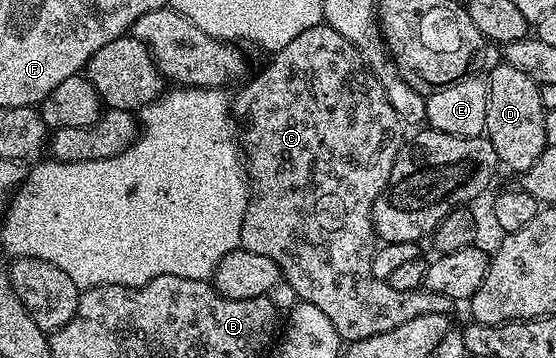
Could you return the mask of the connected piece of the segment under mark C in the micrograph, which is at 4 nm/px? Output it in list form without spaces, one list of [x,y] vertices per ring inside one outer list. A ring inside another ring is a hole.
[[[320,23],[304,30],[304,34],[296,34],[288,46],[284,46],[279,52],[273,53],[270,65],[263,72],[258,72],[242,89],[238,96],[232,100],[232,116],[240,129],[240,147],[244,153],[244,167],[246,179],[250,186],[250,201],[244,214],[244,226],[242,227],[241,247],[252,250],[256,254],[264,254],[264,258],[272,258],[276,266],[282,271],[282,280],[292,286],[295,297],[299,301],[306,301],[322,310],[332,321],[337,323],[338,332],[343,341],[359,340],[360,338],[372,338],[372,334],[384,334],[384,330],[392,327],[392,322],[416,318],[420,314],[429,312],[449,313],[452,302],[446,296],[435,292],[419,290],[417,292],[401,292],[392,290],[389,282],[378,280],[372,274],[372,258],[376,247],[376,233],[374,223],[370,220],[370,211],[374,205],[374,199],[381,194],[388,182],[388,174],[392,174],[392,166],[398,157],[398,151],[404,143],[404,125],[402,119],[392,110],[392,102],[384,94],[380,82],[371,74],[362,55],[336,30],[332,30],[326,23]]]

